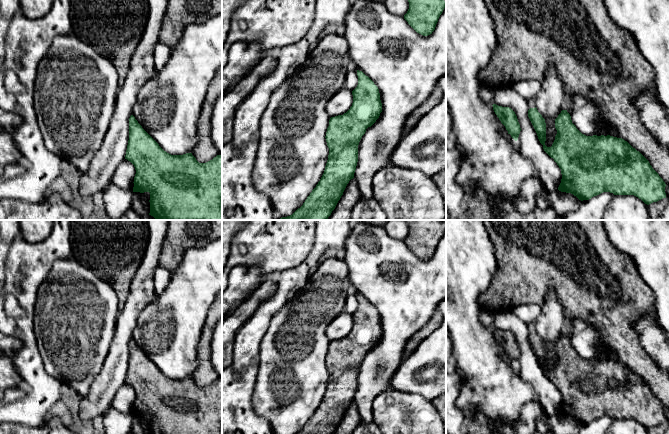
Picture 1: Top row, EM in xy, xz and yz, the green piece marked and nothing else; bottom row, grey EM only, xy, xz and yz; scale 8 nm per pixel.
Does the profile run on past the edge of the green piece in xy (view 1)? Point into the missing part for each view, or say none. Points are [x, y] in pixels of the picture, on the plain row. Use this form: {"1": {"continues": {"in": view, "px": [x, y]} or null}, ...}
{"1": {"continues": null}}

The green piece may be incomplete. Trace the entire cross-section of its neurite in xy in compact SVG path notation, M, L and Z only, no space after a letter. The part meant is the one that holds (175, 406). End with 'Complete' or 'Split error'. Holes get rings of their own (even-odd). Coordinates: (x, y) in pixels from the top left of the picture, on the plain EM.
M133 339L129 342L129 364L126 374L125 383L130 385L136 394L134 401L133 416L150 417L150 434L222 434L222 379L217 379L206 387L199 387L192 377L183 379L171 379L164 375L159 368L142 352Z. Complete

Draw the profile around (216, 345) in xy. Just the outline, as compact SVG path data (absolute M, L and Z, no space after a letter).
M222 317L214 328L210 357L211 364L218 375L218 379L222 379Z

